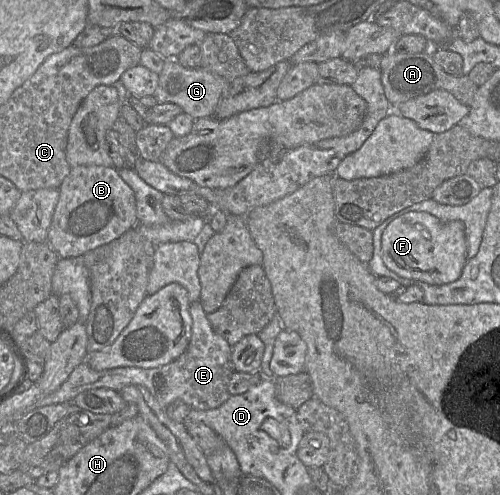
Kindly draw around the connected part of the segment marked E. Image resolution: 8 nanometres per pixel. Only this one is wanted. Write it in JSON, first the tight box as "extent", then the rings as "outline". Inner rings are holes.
{"extent":[24,300,235,415],"outline":[[[200,300],[192,302],[189,311],[192,317],[192,336],[184,353],[174,361],[151,369],[120,367],[102,371],[96,371],[86,362],[82,362],[57,390],[26,407],[24,415],[42,406],[58,403],[68,404],[79,393],[90,389],[109,388],[120,391],[128,385],[145,387],[163,406],[181,400],[192,409],[197,410],[219,407],[230,397],[228,384],[235,371],[232,363],[232,347],[224,337],[213,330]]]}

